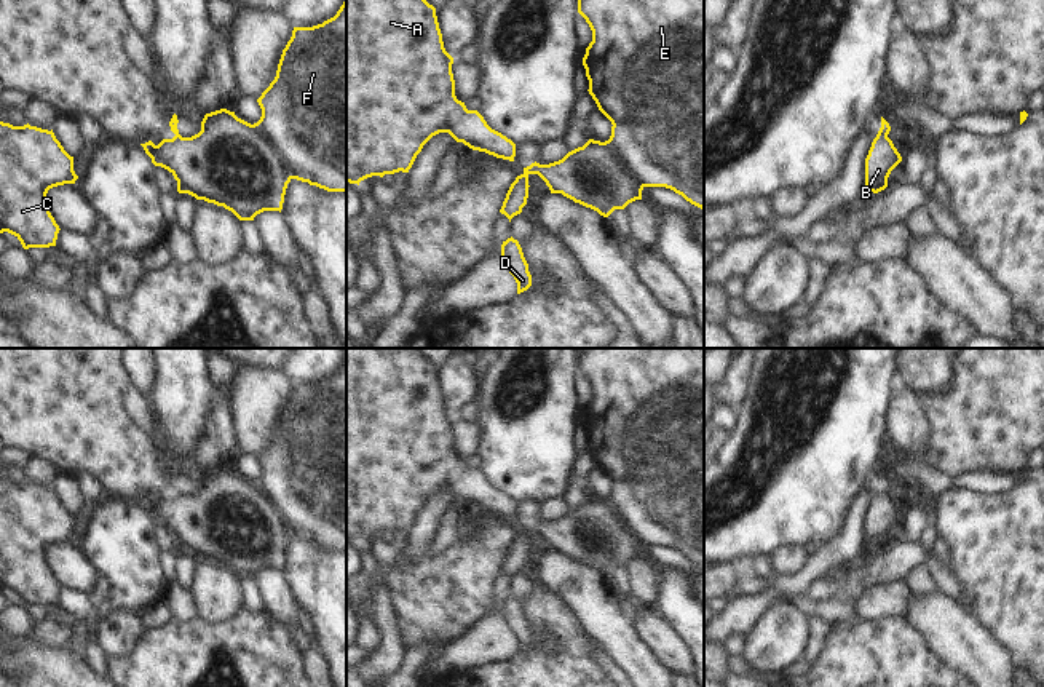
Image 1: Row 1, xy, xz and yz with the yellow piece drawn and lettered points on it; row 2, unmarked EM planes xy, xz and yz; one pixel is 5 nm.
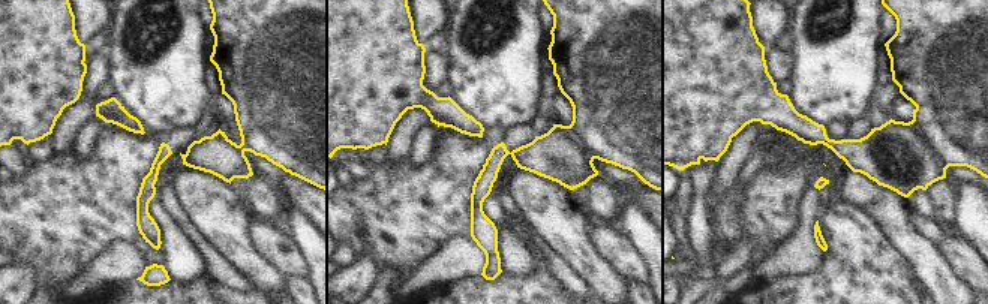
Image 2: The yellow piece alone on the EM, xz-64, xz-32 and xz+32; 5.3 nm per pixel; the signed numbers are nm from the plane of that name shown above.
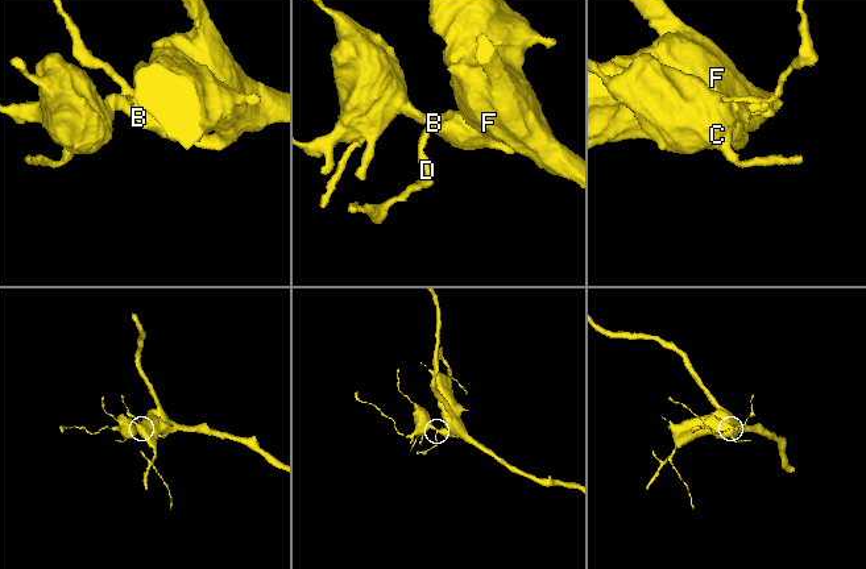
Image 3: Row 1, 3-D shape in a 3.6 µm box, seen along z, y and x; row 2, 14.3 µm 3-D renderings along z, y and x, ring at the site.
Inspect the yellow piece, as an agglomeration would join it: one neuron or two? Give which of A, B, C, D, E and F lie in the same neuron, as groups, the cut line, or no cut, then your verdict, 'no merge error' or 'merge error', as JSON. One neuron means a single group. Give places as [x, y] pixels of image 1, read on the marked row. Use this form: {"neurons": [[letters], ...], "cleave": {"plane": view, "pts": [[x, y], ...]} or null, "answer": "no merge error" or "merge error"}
{"neurons": [["A", "B", "C", "E", "F"], ["D"]], "cleave": {"plane": "yz", "pts": [[877, 135], [886, 136]]}, "answer": "merge error"}

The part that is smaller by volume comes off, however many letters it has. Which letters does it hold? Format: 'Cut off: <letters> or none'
Cut off: D.

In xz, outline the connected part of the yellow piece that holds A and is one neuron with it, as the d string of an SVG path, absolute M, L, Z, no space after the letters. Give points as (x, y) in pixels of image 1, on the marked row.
M346 0L346 182L409 173L423 145L439 133L496 158L514 161L516 144L492 129L455 96L453 58L445 51L436 8L426 0Z

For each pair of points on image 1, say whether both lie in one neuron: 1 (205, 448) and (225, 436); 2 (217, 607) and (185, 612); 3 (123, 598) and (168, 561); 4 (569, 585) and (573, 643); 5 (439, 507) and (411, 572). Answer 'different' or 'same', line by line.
1: different
2: different
3: different
4: different
5: different

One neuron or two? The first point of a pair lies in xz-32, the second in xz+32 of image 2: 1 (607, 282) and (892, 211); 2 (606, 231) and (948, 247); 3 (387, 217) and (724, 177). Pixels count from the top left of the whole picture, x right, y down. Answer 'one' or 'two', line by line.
1: one
2: one
3: two

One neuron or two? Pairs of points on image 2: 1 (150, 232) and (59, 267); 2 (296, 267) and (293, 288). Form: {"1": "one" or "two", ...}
{"1": "two", "2": "two"}

